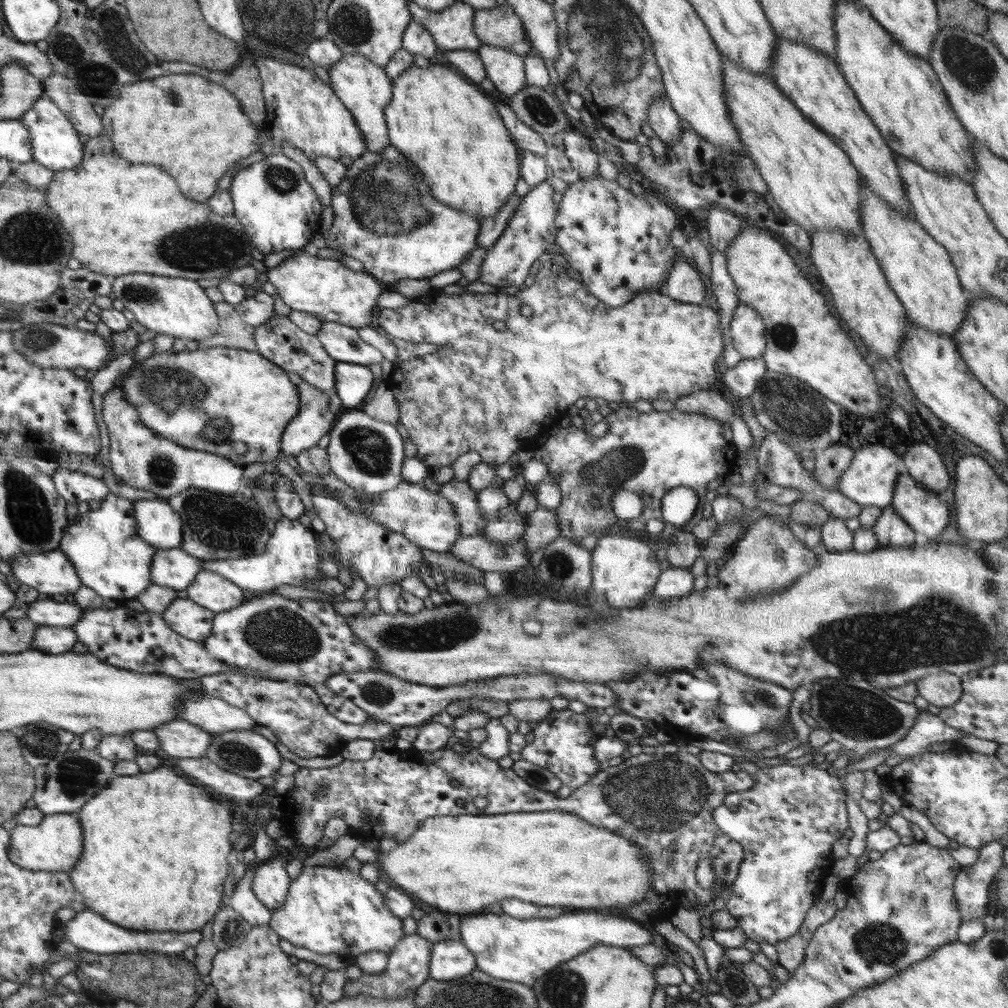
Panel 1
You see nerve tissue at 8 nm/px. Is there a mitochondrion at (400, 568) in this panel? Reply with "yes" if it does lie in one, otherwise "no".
no

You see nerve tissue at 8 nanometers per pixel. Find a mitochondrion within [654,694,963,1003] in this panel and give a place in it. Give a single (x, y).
(882, 945)

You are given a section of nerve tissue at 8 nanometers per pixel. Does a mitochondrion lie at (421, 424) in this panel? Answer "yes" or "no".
no

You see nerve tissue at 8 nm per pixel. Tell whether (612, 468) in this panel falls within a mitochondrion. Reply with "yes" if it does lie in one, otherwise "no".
yes

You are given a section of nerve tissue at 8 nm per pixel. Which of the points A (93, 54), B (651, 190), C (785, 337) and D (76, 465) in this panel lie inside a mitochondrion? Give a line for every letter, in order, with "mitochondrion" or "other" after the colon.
A: mitochondrion
B: other
C: mitochondrion
D: other

